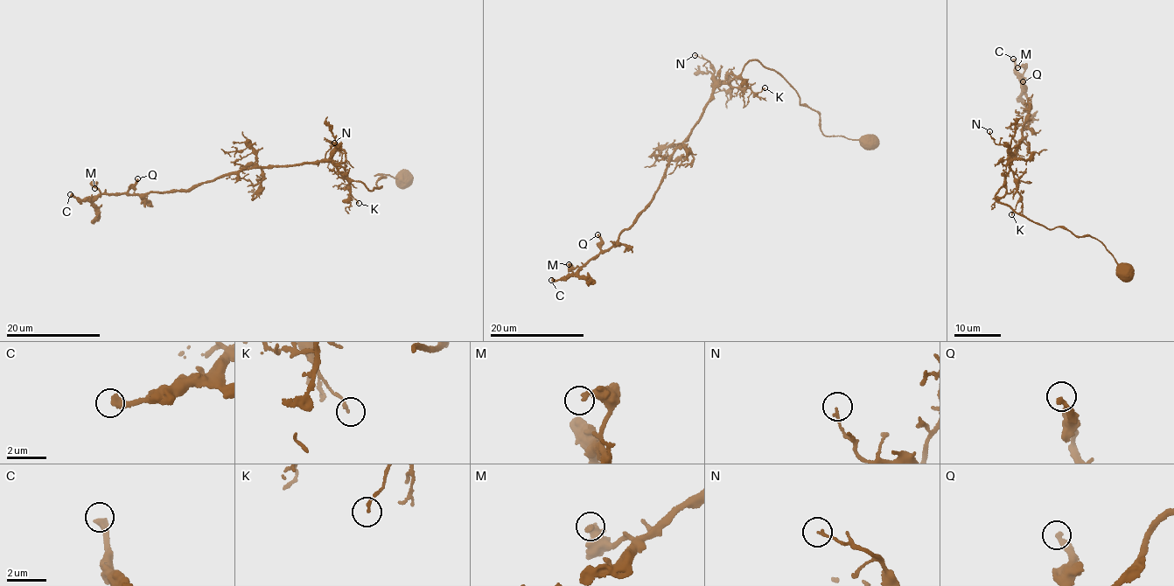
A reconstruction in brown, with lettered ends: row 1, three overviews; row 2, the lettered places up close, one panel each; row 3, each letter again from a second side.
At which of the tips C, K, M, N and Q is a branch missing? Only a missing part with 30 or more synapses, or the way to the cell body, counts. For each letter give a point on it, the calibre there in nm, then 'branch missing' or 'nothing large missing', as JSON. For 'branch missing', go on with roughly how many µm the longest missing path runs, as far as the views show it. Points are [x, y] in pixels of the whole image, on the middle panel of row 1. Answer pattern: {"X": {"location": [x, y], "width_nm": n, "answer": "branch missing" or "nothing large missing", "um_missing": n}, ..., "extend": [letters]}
{"C": {"location": [551, 280], "width_nm": 400, "answer": "branch missing", "um_missing": 90}, "K": {"location": [765, 87], "width_nm": 130, "answer": "nothing large missing"}, "M": {"location": [569, 264], "width_nm": 280, "answer": "nothing large missing"}, "N": {"location": [695, 55], "width_nm": 120, "answer": "nothing large missing"}, "Q": {"location": [597, 234], "width_nm": 240, "answer": "nothing large missing"}, "extend": ["C"]}

